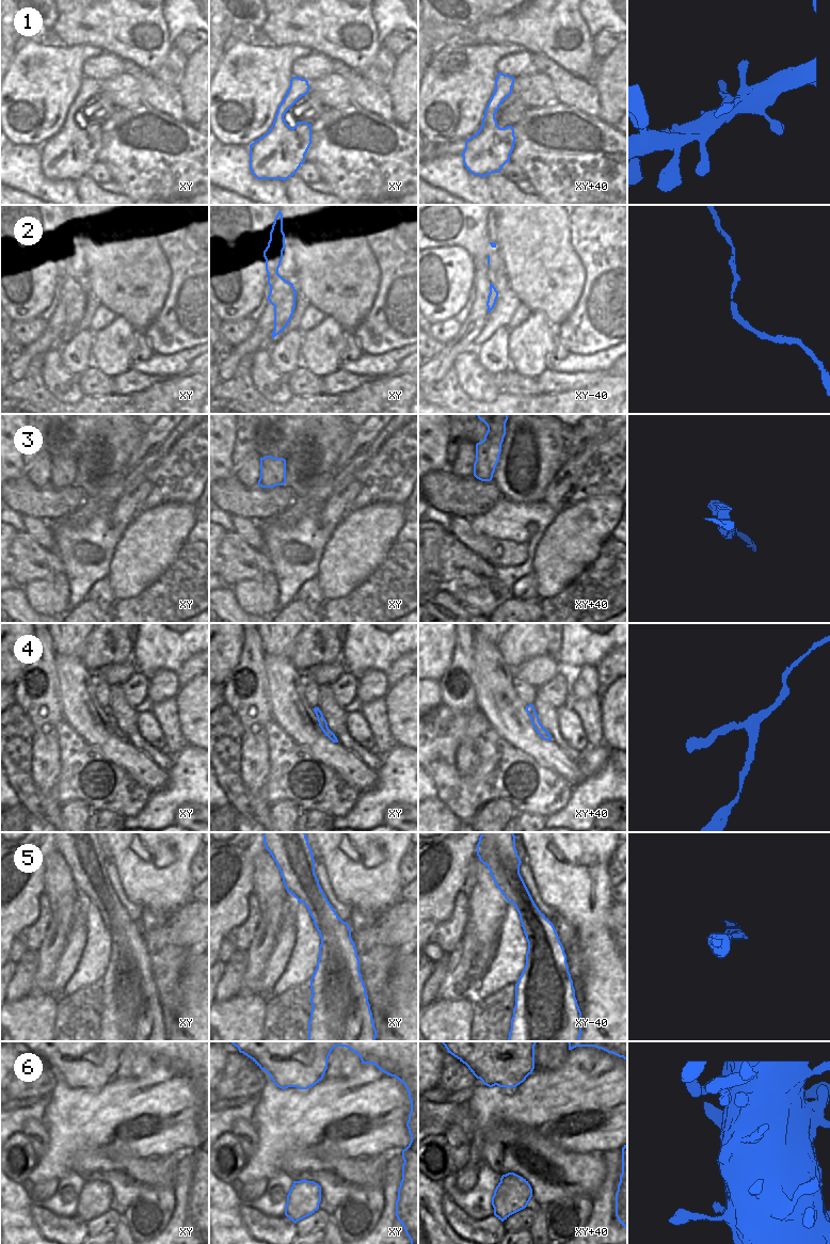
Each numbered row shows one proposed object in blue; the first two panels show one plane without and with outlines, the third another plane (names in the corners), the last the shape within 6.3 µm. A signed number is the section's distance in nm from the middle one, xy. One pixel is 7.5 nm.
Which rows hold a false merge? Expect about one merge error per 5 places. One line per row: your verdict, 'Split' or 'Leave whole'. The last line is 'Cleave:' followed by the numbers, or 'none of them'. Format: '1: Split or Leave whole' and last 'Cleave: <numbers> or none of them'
1: Leave whole
2: Leave whole
3: Leave whole
4: Leave whole
5: Leave whole
6: Leave whole
Cleave: none of them.

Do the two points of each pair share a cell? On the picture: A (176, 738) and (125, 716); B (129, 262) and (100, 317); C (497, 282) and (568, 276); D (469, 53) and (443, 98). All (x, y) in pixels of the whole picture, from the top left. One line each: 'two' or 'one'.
A: two
B: two
C: two
D: one

